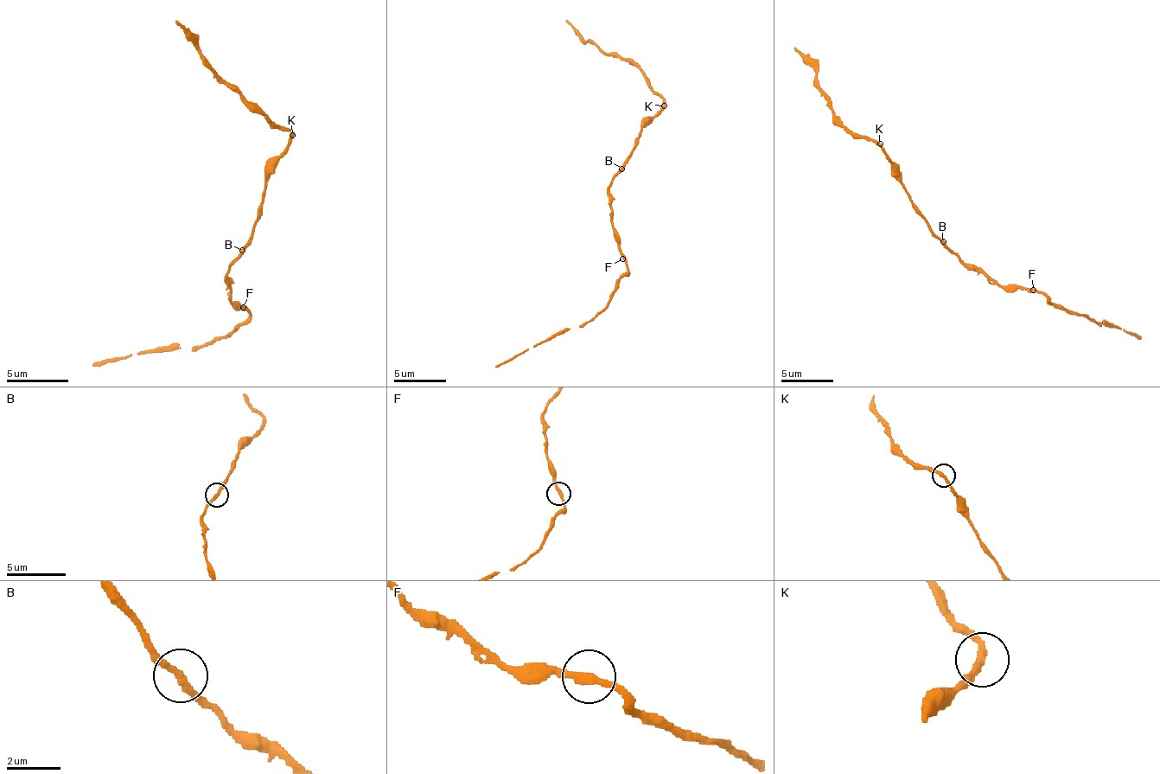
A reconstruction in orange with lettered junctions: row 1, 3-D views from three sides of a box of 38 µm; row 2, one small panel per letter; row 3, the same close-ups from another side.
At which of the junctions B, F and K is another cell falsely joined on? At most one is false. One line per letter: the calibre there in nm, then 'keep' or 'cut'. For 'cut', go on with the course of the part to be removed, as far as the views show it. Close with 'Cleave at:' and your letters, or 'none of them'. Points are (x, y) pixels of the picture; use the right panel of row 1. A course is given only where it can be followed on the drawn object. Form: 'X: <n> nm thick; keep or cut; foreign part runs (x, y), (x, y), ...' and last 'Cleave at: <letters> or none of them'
B: 280 nm thick; keep
F: 280 nm thick; keep
K: 280 nm thick; keep
Cleave at: none of them

